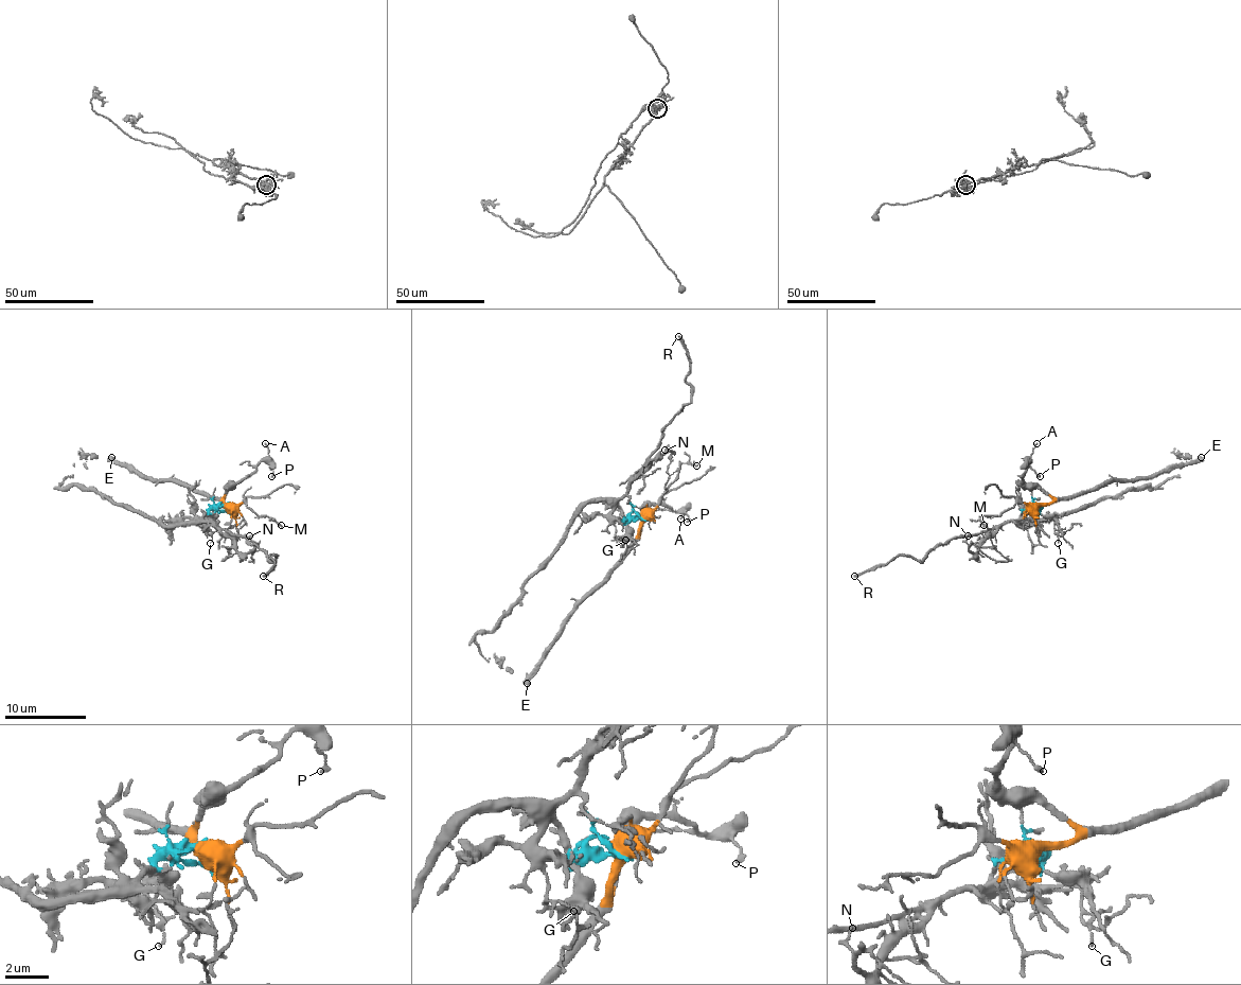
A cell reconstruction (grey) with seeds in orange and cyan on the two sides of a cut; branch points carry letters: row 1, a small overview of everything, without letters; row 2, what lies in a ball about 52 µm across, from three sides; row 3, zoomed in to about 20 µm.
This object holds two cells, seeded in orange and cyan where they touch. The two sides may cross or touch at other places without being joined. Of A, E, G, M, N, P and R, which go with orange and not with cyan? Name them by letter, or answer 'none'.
A, E, M, P

